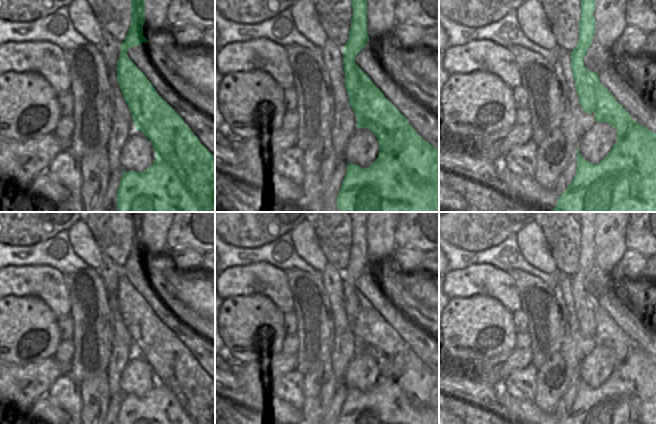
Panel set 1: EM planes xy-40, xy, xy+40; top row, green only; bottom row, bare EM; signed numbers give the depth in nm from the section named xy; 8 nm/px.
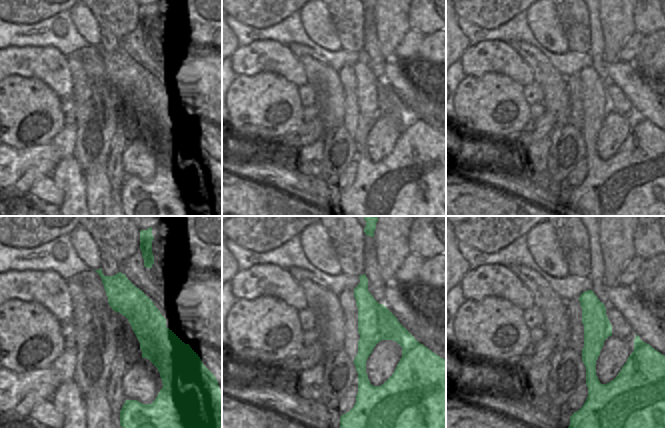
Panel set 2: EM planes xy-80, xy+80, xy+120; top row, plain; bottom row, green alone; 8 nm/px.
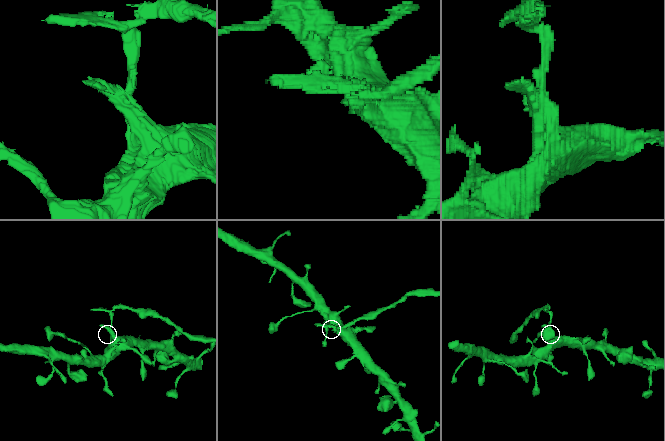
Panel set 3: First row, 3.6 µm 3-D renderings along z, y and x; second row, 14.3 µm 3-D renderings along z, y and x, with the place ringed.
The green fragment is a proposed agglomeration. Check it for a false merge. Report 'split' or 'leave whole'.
split

